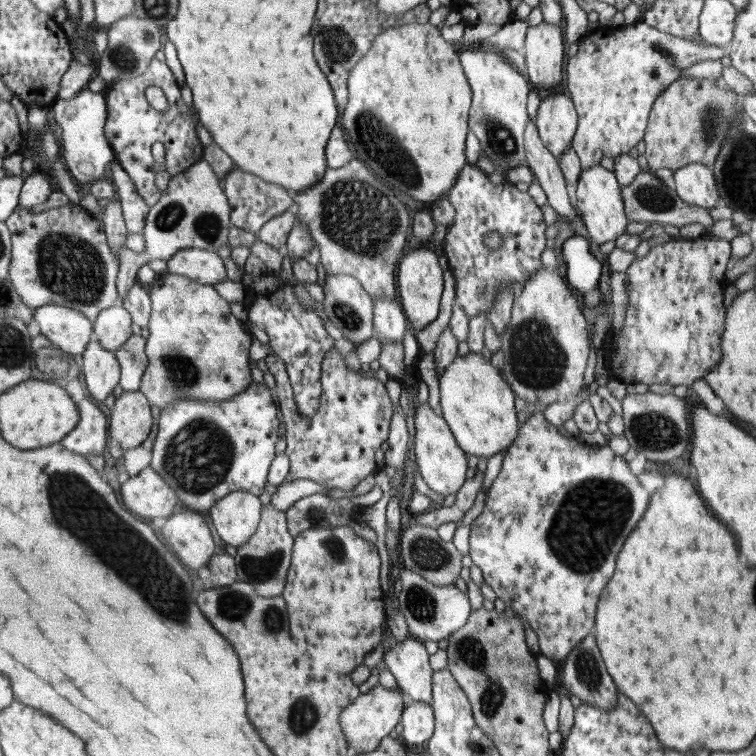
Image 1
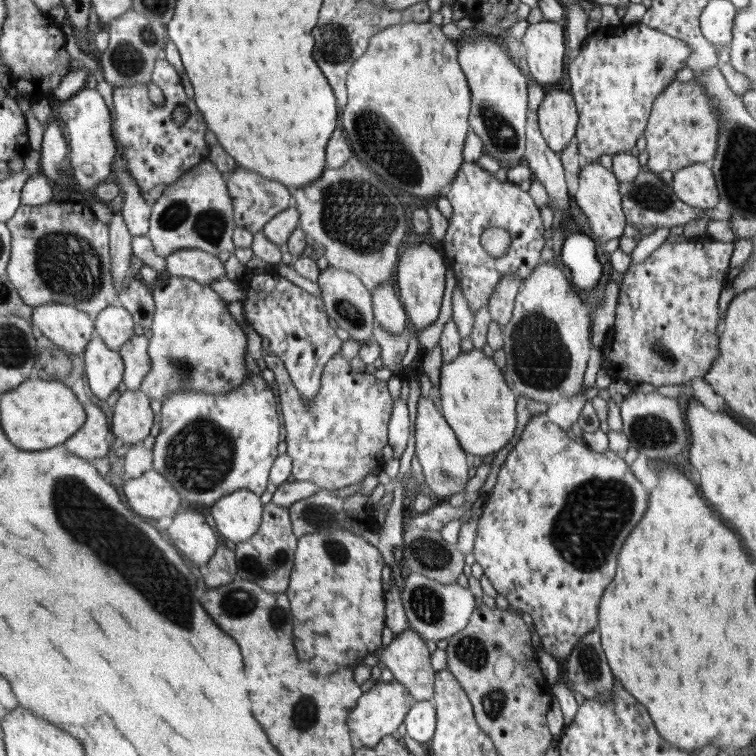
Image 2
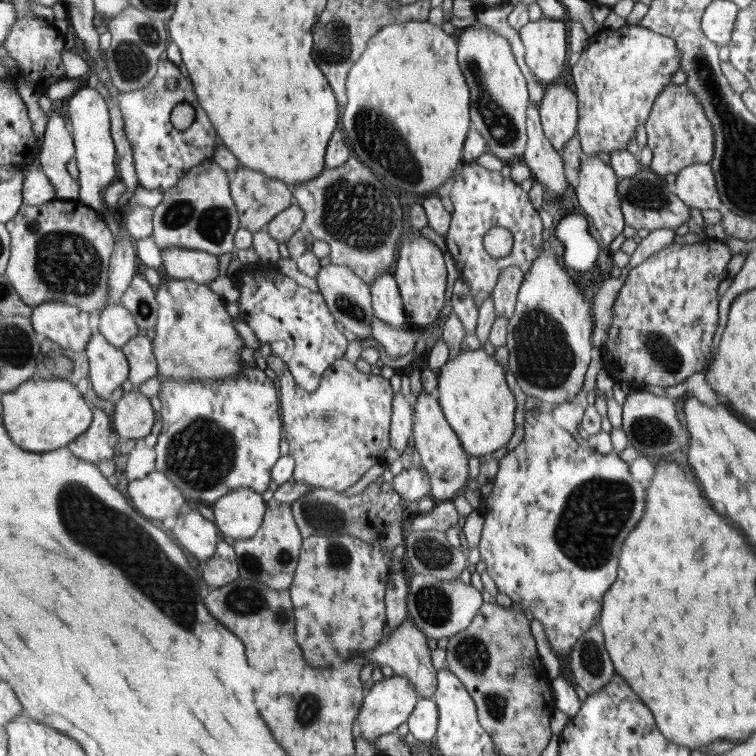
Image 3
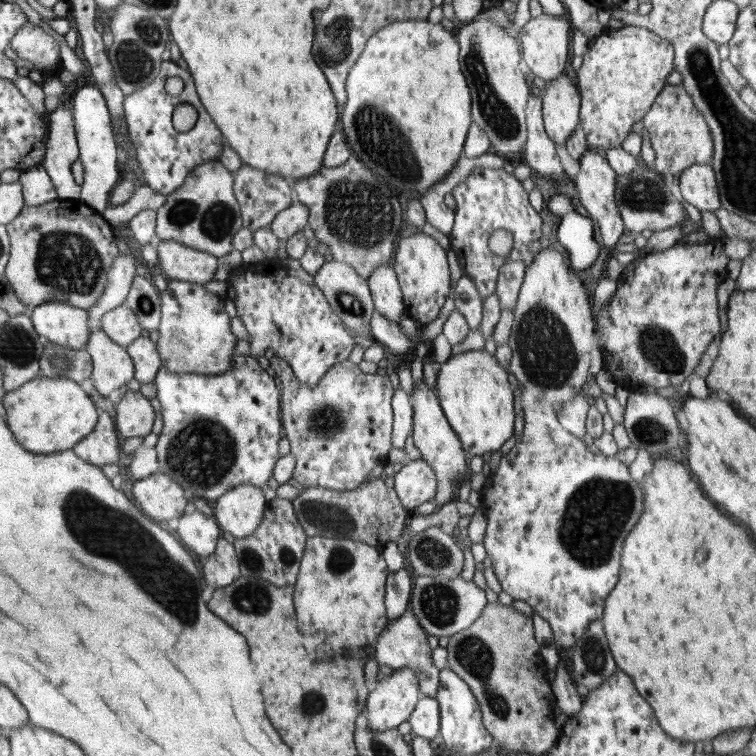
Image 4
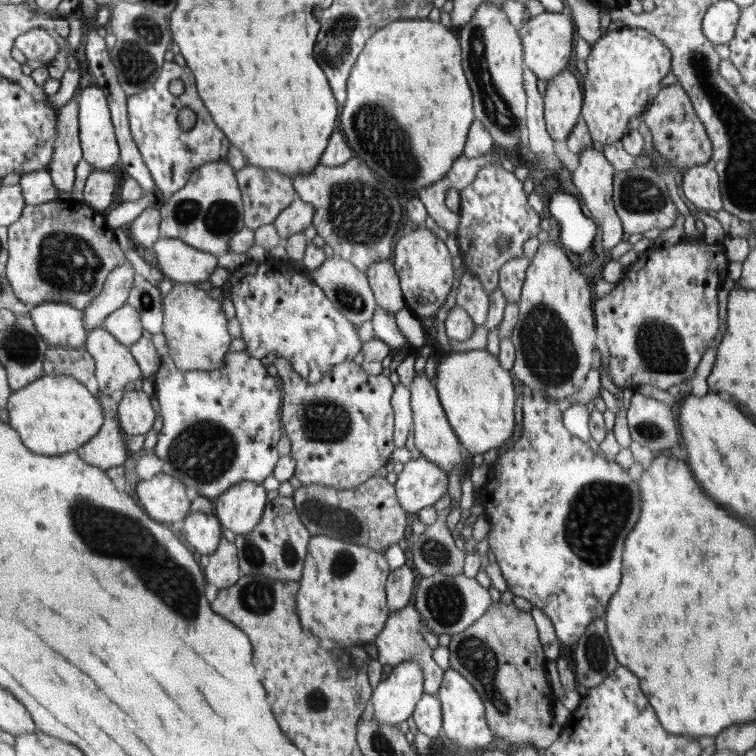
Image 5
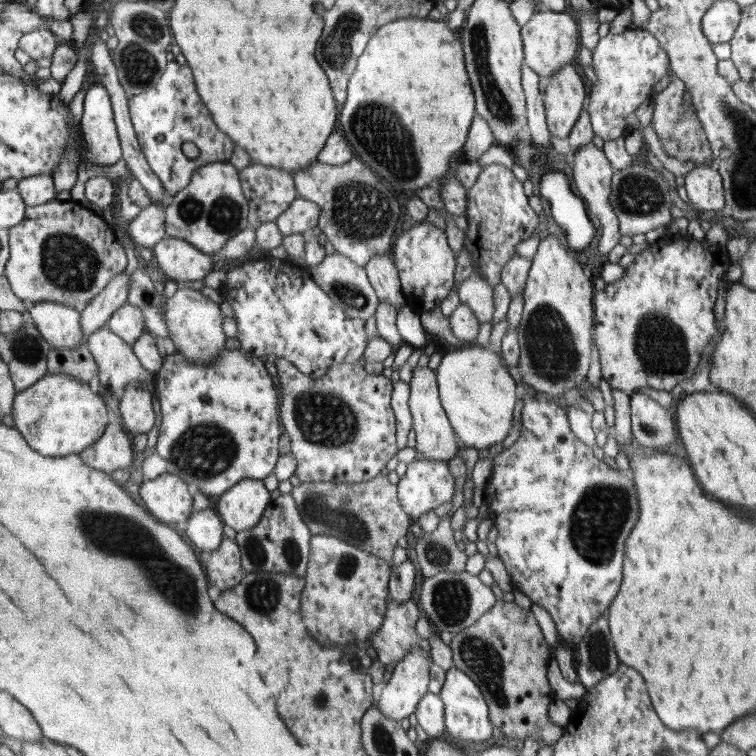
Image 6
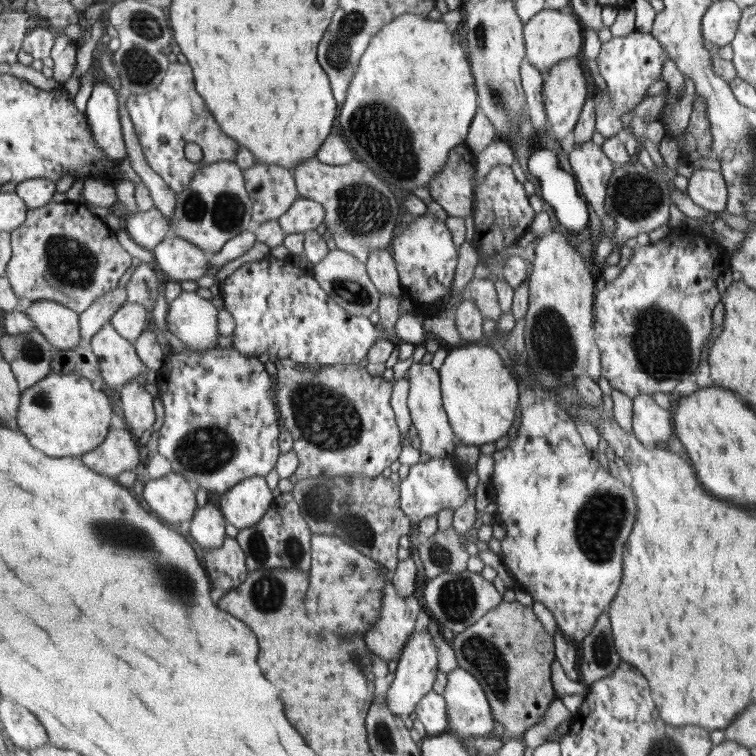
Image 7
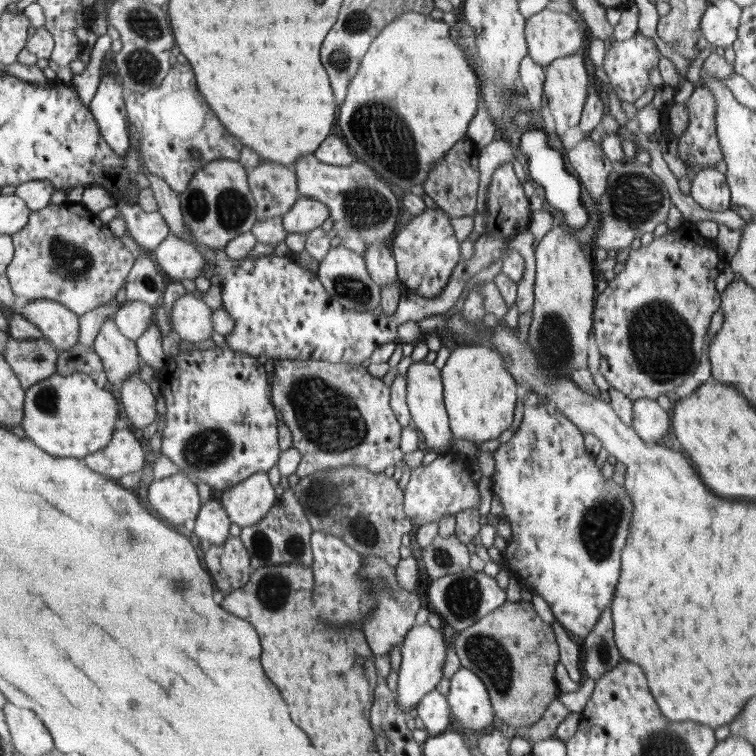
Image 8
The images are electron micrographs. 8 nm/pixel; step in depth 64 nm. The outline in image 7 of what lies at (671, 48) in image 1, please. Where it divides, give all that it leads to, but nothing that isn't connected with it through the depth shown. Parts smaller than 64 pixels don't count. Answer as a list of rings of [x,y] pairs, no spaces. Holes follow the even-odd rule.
[[[632,32],[624,37],[614,37],[602,43],[596,60],[601,78],[606,82],[606,90],[594,90],[596,100],[596,132],[605,139],[616,136],[622,130],[620,117],[633,114],[633,110],[648,94],[650,84],[662,78],[663,64],[666,60],[663,45],[651,34]]]

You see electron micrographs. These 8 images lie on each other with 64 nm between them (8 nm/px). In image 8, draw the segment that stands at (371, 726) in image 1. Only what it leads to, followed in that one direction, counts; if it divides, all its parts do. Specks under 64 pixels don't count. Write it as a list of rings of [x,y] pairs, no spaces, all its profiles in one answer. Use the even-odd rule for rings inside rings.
[[[427,622],[417,624],[407,632],[401,645],[402,663],[399,669],[398,691],[395,694],[398,706],[406,713],[409,709],[422,702],[424,695],[434,691],[436,684],[442,680],[446,662],[446,640],[440,630],[436,630]]]

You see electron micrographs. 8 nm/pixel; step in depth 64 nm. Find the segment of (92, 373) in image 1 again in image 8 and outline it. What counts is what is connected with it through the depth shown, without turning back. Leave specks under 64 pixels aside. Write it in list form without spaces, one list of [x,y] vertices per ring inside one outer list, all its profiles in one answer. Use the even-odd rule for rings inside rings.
[[[113,316],[103,322],[92,347],[101,356],[107,380],[116,386],[141,368],[138,345],[121,332]]]

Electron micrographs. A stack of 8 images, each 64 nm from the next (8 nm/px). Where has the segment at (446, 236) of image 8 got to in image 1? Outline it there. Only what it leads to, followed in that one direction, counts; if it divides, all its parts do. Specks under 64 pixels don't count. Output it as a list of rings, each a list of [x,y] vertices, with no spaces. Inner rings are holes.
[[[426,247],[408,252],[399,264],[399,303],[406,318],[412,322],[416,331],[421,331],[438,316],[438,304],[440,294],[444,288],[444,274],[442,267],[438,264],[438,256]]]

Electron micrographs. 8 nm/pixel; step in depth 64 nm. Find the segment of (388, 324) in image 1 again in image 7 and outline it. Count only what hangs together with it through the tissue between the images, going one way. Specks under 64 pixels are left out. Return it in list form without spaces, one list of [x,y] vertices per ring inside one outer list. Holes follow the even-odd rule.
[[[376,249],[368,255],[365,264],[366,270],[380,294],[395,296],[395,299],[400,302],[404,296],[404,288],[399,281],[399,272],[394,257],[386,249]]]

